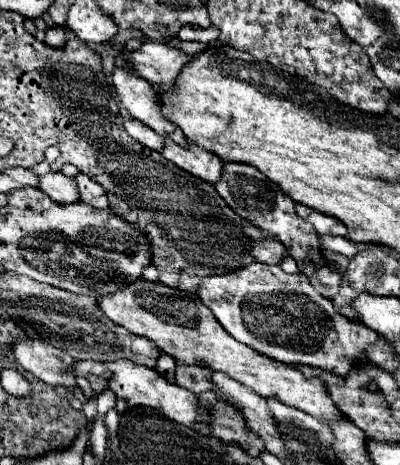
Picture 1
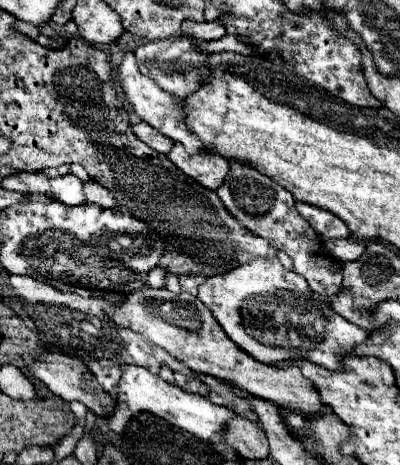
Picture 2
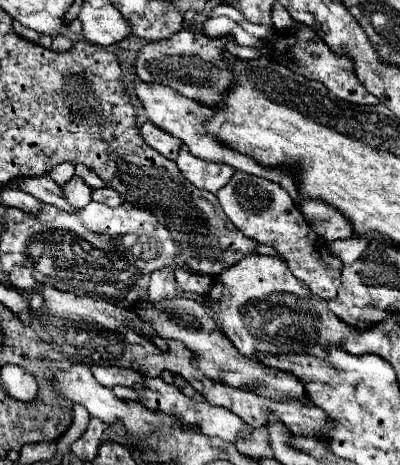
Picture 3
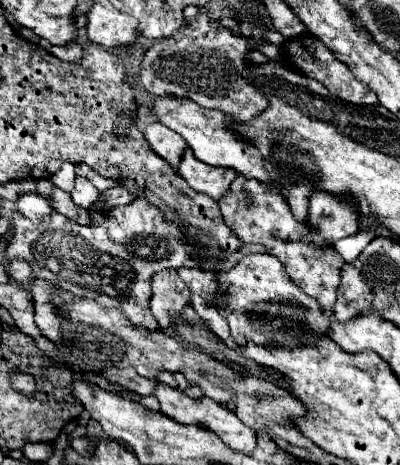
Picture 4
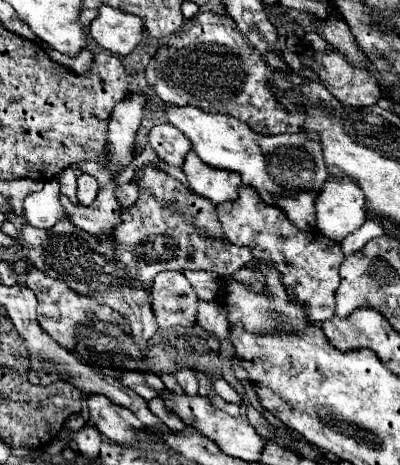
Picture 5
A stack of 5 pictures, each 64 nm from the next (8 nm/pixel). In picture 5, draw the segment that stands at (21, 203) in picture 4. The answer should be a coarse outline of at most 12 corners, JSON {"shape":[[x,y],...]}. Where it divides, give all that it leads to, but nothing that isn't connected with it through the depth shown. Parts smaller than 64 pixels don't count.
{"shape":[[58,180],[24,198],[24,216],[36,228],[66,218]]}

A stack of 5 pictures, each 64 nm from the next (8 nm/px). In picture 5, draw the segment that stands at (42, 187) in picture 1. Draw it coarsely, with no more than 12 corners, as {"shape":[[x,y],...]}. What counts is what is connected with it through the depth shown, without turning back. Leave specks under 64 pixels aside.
{"shape":[[90,174],[78,178],[78,202],[92,204],[98,182]]}

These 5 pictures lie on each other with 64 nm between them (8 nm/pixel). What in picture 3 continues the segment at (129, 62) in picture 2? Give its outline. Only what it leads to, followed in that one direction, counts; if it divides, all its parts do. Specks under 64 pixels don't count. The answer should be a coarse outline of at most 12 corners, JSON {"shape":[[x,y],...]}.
{"shape":[[134,78],[146,118],[182,140],[196,158],[282,184],[298,202],[294,180],[224,148],[204,132],[212,116],[200,102]]}

